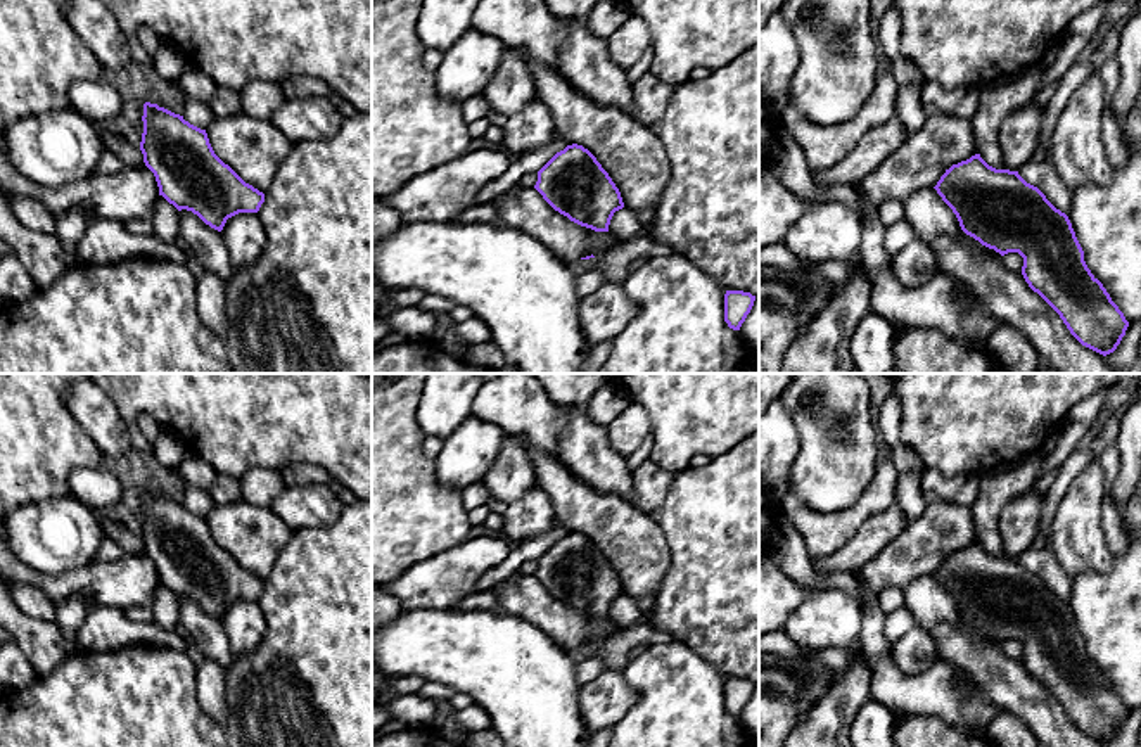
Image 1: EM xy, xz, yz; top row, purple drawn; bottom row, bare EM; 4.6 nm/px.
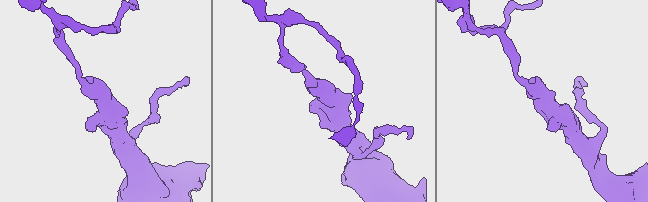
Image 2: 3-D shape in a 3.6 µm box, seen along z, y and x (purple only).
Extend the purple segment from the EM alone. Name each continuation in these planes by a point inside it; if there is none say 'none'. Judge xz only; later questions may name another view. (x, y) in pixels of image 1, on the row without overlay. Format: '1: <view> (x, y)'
none

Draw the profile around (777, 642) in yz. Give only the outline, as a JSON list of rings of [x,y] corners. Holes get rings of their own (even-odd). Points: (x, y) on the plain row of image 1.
[[[783,629],[768,633],[759,638],[759,654],[774,654],[787,659],[813,661],[811,652],[800,650]]]

